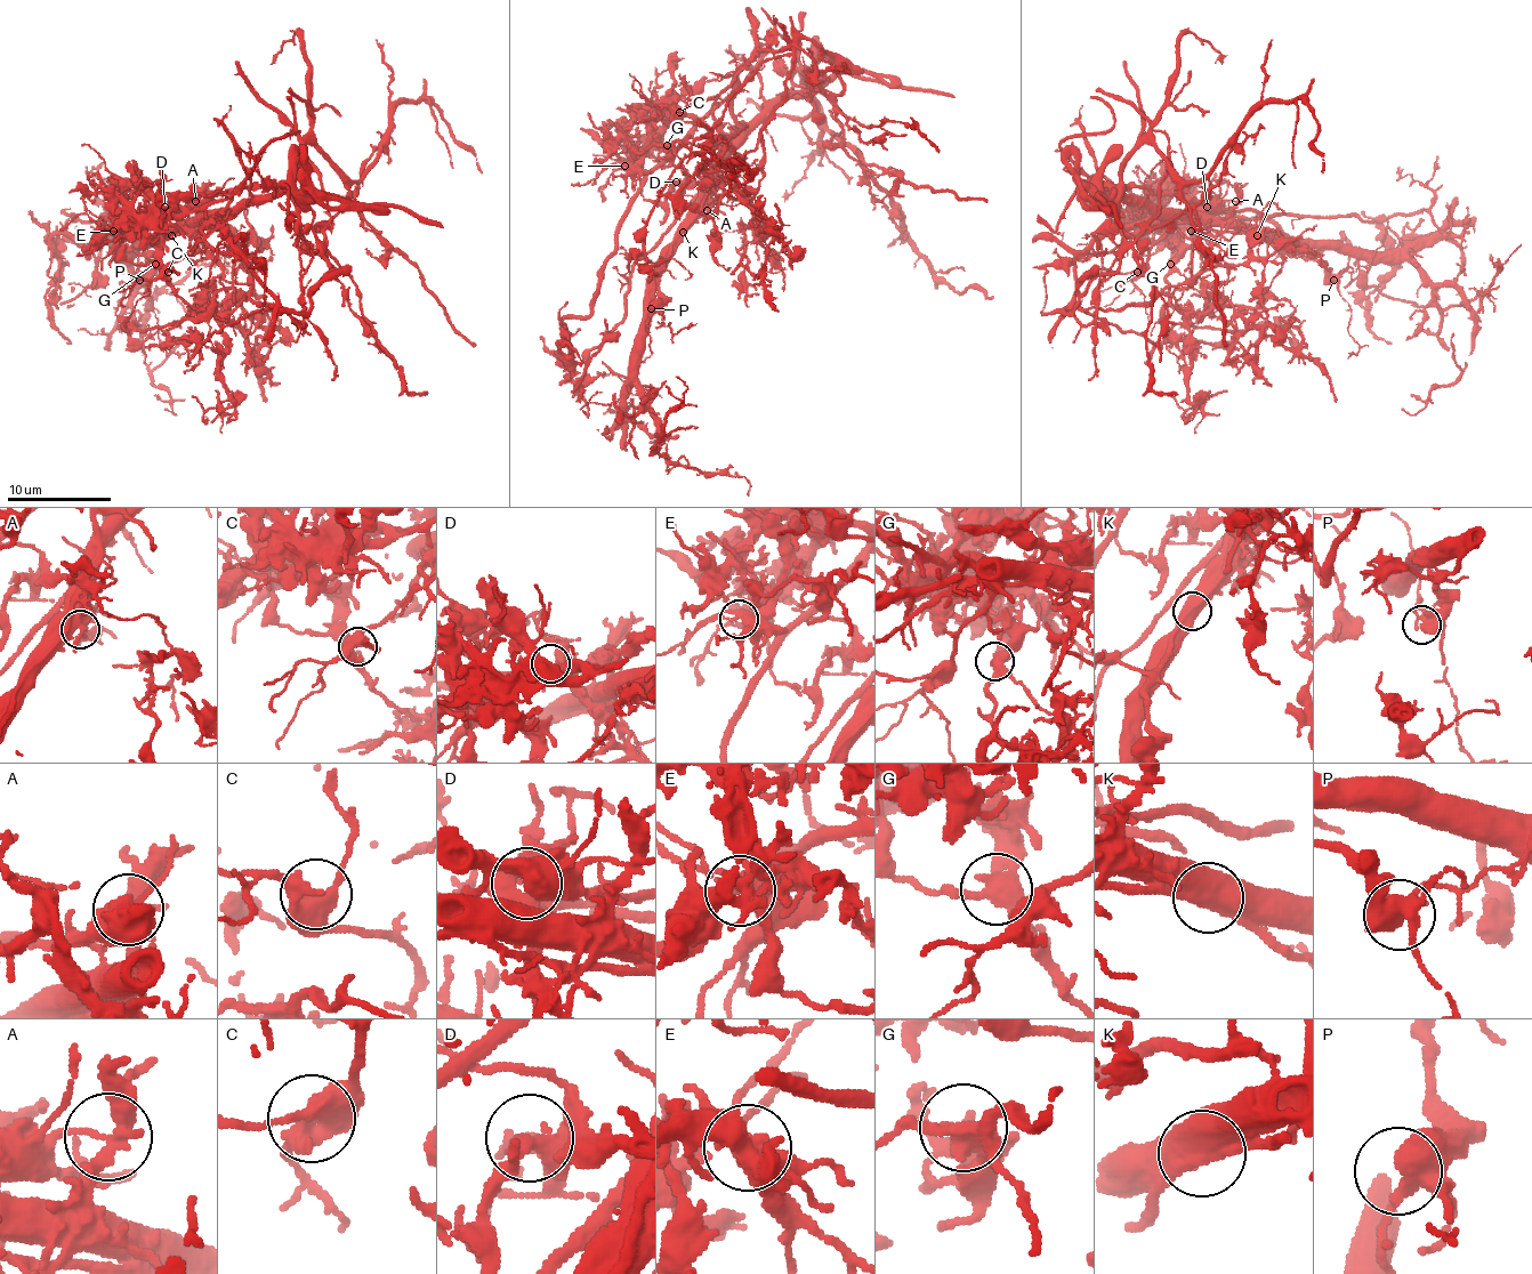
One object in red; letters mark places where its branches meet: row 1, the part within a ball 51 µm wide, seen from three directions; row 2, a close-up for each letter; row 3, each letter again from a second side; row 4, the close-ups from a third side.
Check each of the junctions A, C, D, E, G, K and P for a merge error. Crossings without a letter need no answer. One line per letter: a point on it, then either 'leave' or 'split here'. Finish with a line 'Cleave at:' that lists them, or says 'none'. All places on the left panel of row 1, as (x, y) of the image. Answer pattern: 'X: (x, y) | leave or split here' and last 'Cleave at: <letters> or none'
A: (195, 201) | split here
C: (168, 272) | leave
D: (164, 207) | leave
E: (113, 231) | leave
G: (155, 264) | split here
K: (171, 235) | split here
P: (139, 280) | leave
Cleave at: A, G, K

